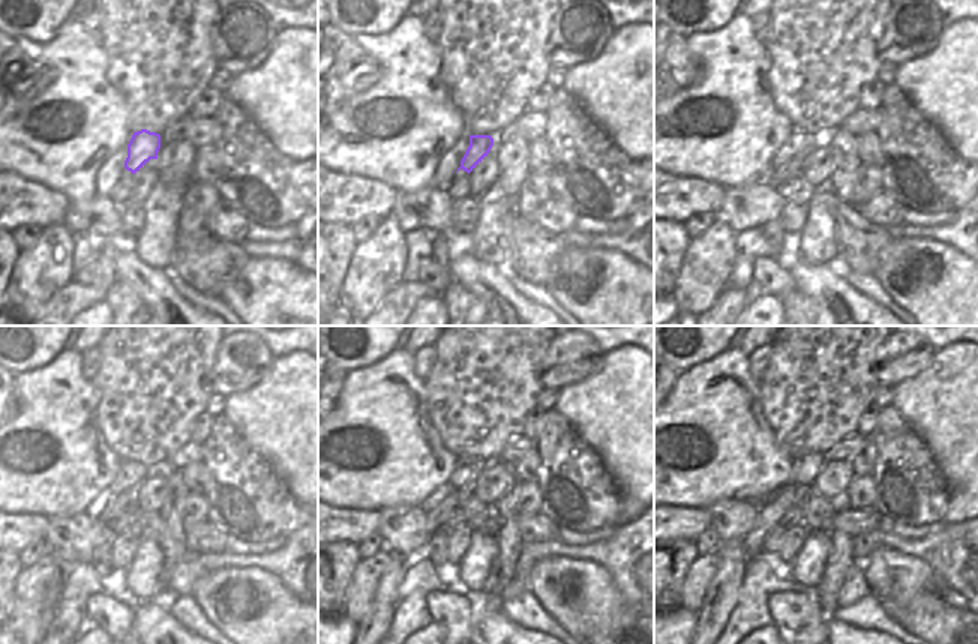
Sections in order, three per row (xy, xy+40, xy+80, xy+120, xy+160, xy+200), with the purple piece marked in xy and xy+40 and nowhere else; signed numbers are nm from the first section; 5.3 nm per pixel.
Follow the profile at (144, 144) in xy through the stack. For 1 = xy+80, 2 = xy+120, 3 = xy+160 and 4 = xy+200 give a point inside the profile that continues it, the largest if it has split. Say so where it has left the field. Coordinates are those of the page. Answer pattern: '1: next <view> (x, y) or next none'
1: next xy+80 (794, 164)
2: next xy+120 (117, 503)
3: next xy+160 (437, 517)
4: next xy+200 (771, 512)

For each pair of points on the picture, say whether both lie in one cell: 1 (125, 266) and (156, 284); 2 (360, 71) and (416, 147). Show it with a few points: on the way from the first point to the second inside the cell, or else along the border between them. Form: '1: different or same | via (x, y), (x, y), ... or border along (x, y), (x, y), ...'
1: same | via (132, 267), (138, 267), (149, 278)
2: different | border along (369, 53), (381, 68), (381, 75), (341, 105)

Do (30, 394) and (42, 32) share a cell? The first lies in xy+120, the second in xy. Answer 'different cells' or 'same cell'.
different cells

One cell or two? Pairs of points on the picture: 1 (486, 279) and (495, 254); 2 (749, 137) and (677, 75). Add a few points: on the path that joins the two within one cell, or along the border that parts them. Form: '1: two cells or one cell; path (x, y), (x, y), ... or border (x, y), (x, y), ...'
1: two cells; border (470, 251), (495, 267)
2: two cells; border (689, 50), (699, 62), (702, 75), (669, 96)

